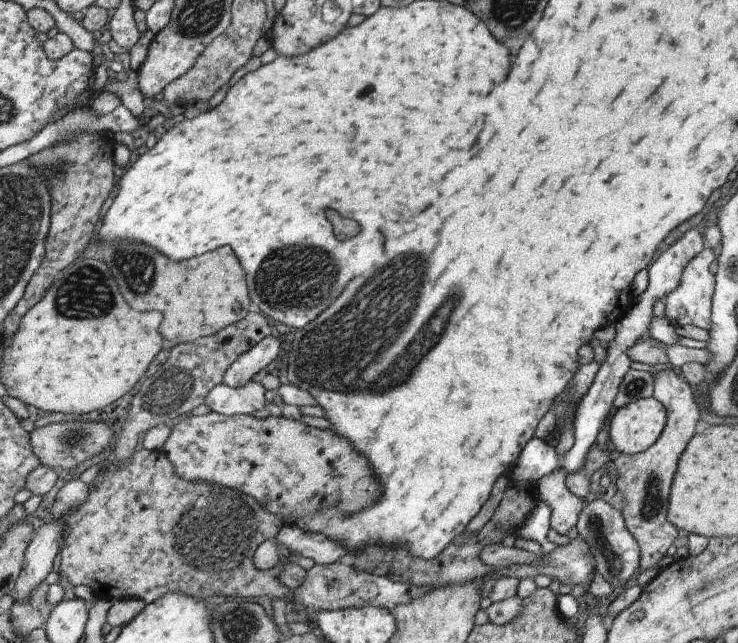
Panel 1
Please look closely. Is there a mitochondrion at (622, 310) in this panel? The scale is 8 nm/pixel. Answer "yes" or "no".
no

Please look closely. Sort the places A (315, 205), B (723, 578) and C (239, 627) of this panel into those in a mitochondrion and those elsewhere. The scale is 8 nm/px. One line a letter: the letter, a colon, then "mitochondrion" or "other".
A: other
B: mitochondrion
C: mitochondrion

